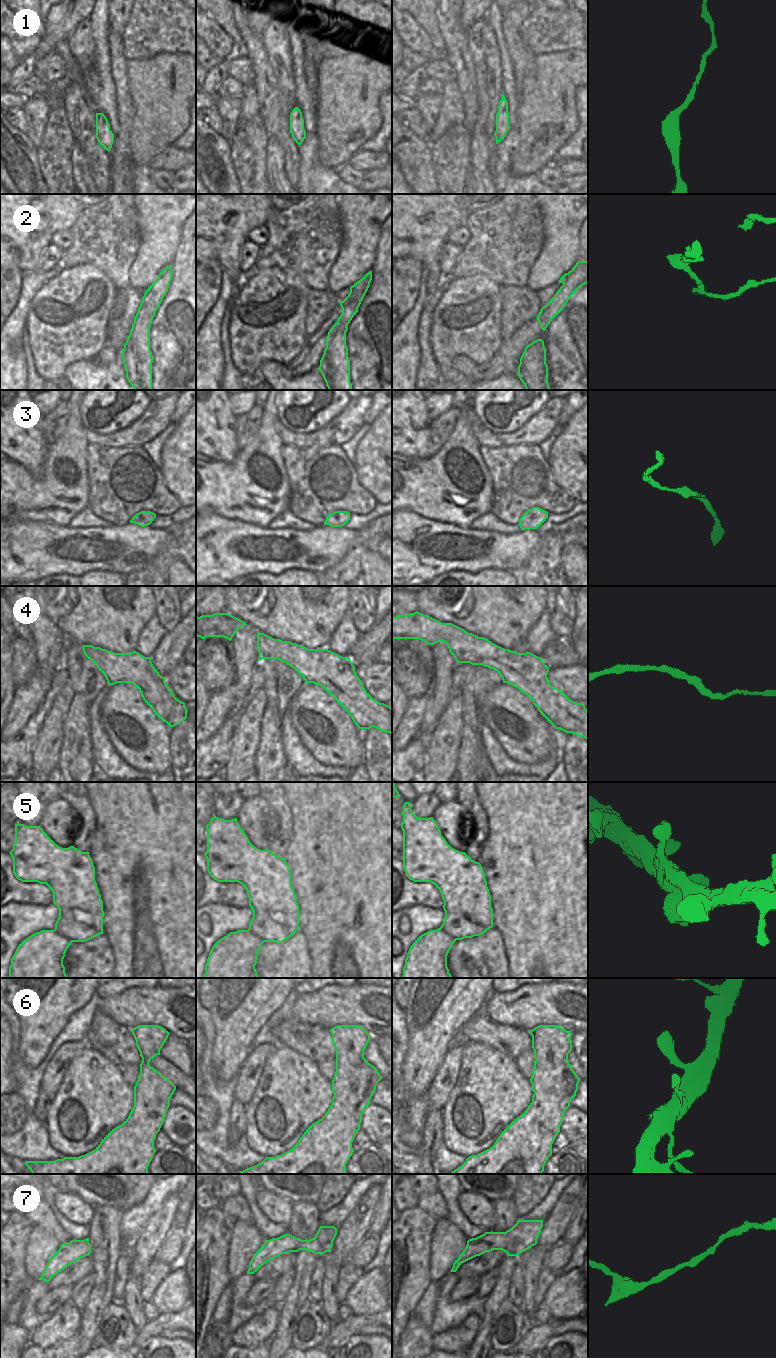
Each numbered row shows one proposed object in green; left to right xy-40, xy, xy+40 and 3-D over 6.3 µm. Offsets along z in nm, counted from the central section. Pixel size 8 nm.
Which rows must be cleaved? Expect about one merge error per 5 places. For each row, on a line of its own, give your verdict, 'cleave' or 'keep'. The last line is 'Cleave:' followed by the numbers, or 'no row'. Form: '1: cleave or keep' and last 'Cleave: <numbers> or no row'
1: keep
2: cleave
3: keep
4: keep
5: keep
6: keep
7: keep
Cleave: 2

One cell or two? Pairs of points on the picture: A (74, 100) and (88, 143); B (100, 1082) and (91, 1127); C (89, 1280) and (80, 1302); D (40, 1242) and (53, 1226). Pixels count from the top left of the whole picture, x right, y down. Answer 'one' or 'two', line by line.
A: one
B: one
C: one
D: two

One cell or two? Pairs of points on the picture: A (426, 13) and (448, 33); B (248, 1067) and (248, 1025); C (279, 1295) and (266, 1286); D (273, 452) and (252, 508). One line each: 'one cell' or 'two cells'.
A: two cells
B: two cells
C: two cells
D: one cell

